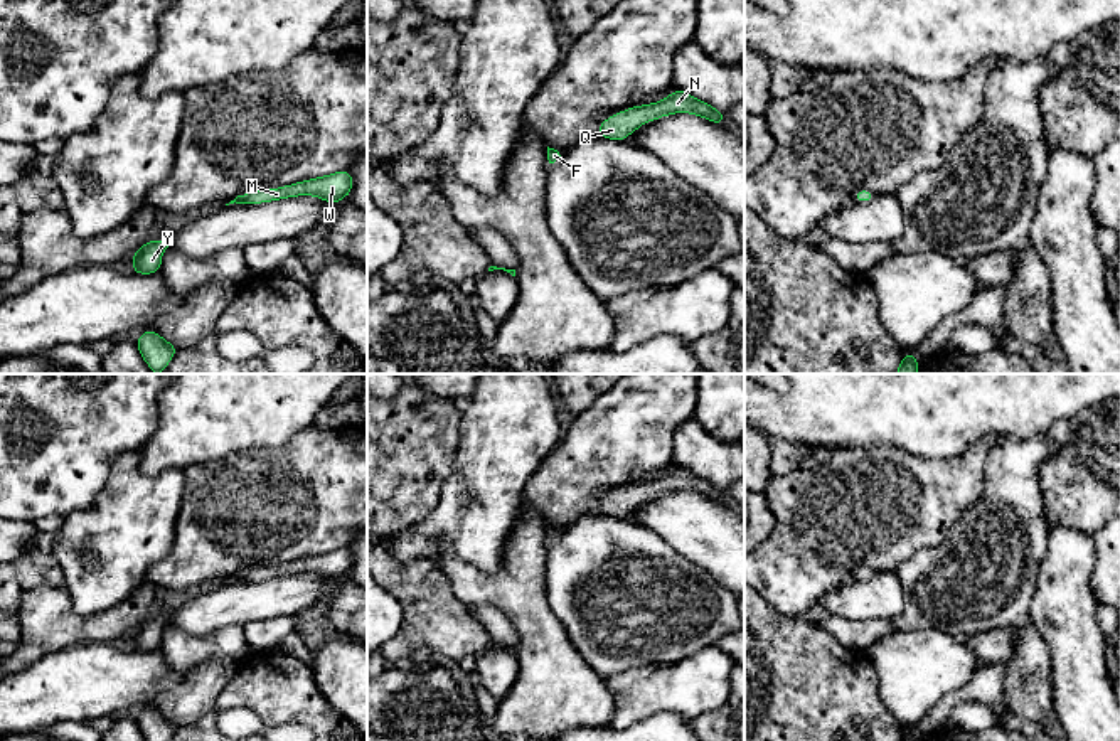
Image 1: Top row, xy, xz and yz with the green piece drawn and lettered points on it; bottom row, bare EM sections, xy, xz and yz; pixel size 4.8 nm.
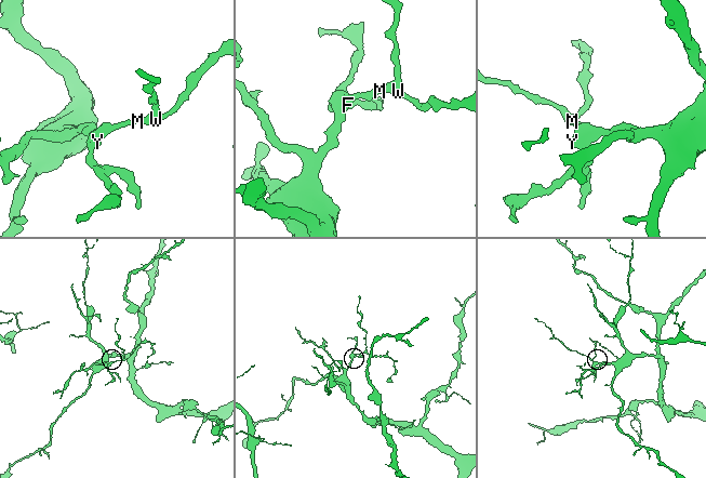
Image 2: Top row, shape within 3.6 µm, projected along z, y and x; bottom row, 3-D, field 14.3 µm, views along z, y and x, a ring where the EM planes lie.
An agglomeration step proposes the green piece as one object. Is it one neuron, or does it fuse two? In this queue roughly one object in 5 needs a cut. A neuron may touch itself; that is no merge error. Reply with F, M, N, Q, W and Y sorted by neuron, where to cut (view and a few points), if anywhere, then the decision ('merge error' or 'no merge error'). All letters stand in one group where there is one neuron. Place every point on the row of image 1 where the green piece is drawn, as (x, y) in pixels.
F M N Q W Y; no cut; no merge error

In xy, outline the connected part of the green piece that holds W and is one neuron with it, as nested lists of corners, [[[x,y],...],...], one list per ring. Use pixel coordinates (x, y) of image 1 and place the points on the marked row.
[[[340,170],[325,177],[317,177],[278,189],[256,189],[237,195],[229,204],[261,204],[298,195],[313,195],[325,202],[337,204],[350,195],[354,180],[349,170]]]

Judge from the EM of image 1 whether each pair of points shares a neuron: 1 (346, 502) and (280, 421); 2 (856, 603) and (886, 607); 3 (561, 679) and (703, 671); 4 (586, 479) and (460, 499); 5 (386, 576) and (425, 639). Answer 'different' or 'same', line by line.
1: different
2: same
3: different
4: different
5: same

